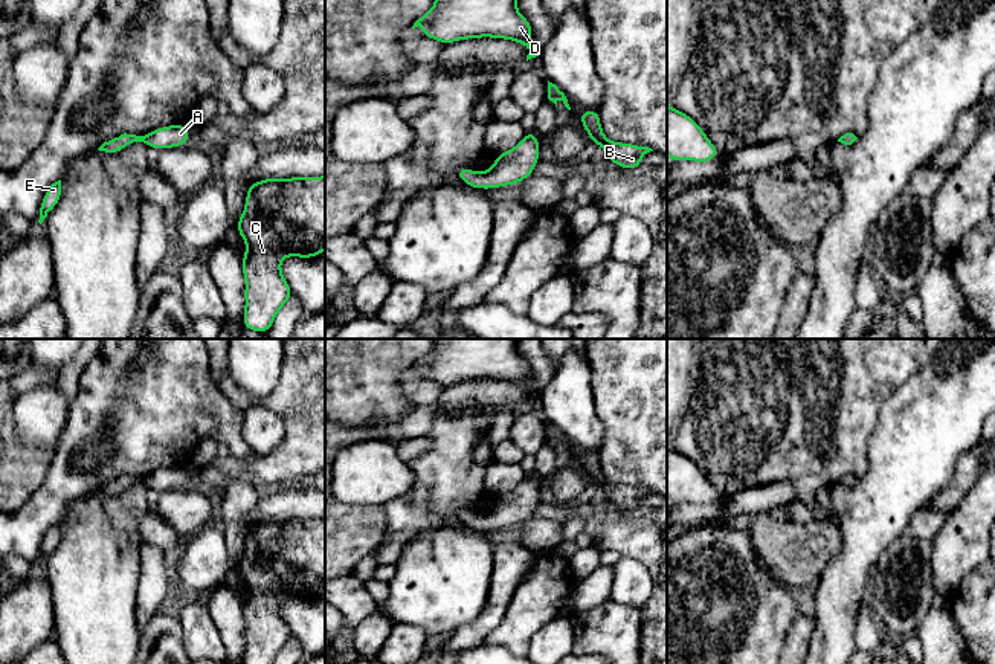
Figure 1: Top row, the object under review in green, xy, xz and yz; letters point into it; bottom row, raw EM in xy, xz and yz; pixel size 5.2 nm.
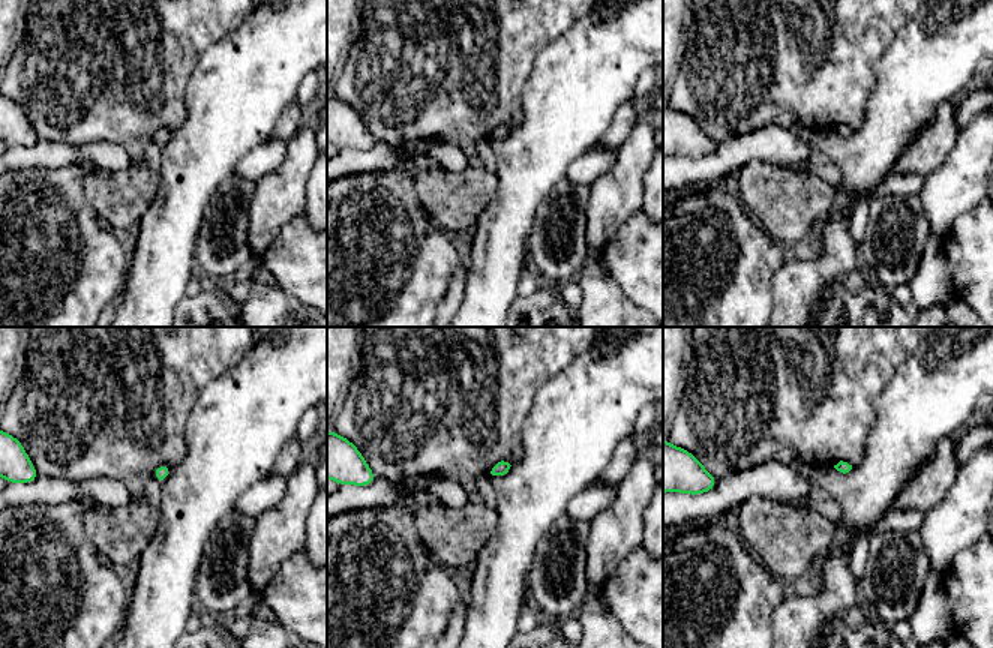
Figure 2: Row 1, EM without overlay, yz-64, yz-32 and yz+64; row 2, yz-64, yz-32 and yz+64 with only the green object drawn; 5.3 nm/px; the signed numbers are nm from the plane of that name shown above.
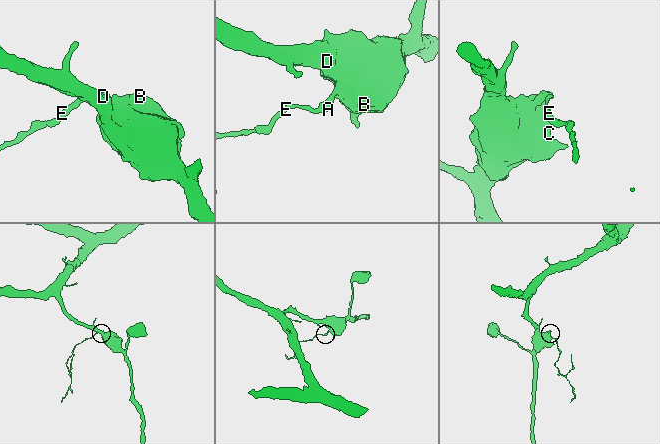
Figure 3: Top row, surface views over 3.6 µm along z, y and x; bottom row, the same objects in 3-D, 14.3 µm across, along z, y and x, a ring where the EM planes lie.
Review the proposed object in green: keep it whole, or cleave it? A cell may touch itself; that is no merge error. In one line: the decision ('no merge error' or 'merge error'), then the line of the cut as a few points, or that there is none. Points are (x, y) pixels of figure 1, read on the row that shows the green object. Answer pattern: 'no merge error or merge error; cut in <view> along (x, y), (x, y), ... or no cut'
no merge error; no cut

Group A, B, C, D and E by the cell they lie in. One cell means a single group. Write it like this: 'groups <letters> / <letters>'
groups A B C D E

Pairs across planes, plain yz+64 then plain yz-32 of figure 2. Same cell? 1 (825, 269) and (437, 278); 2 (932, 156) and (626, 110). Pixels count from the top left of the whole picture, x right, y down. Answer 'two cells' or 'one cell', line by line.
1: two cells
2: one cell

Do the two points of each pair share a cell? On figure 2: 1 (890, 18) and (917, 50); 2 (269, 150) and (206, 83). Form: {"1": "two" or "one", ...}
{"1": "two", "2": "two"}

